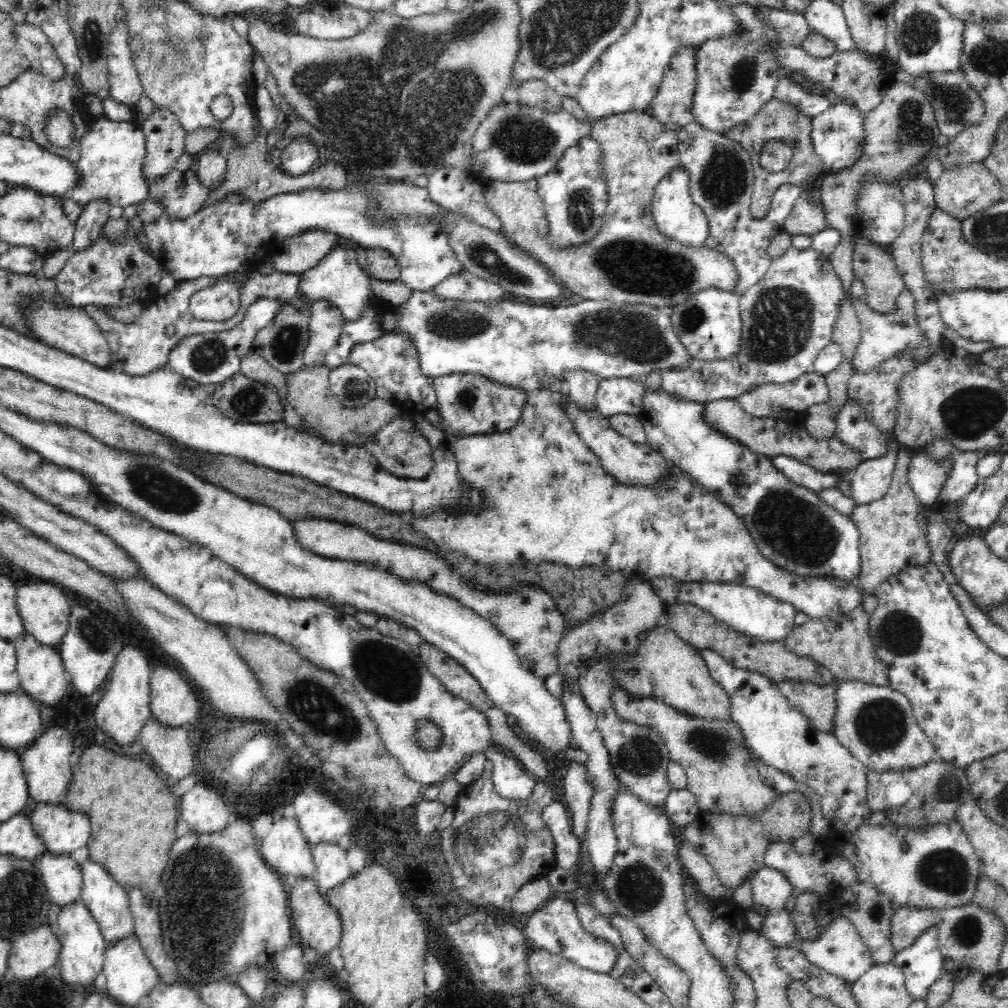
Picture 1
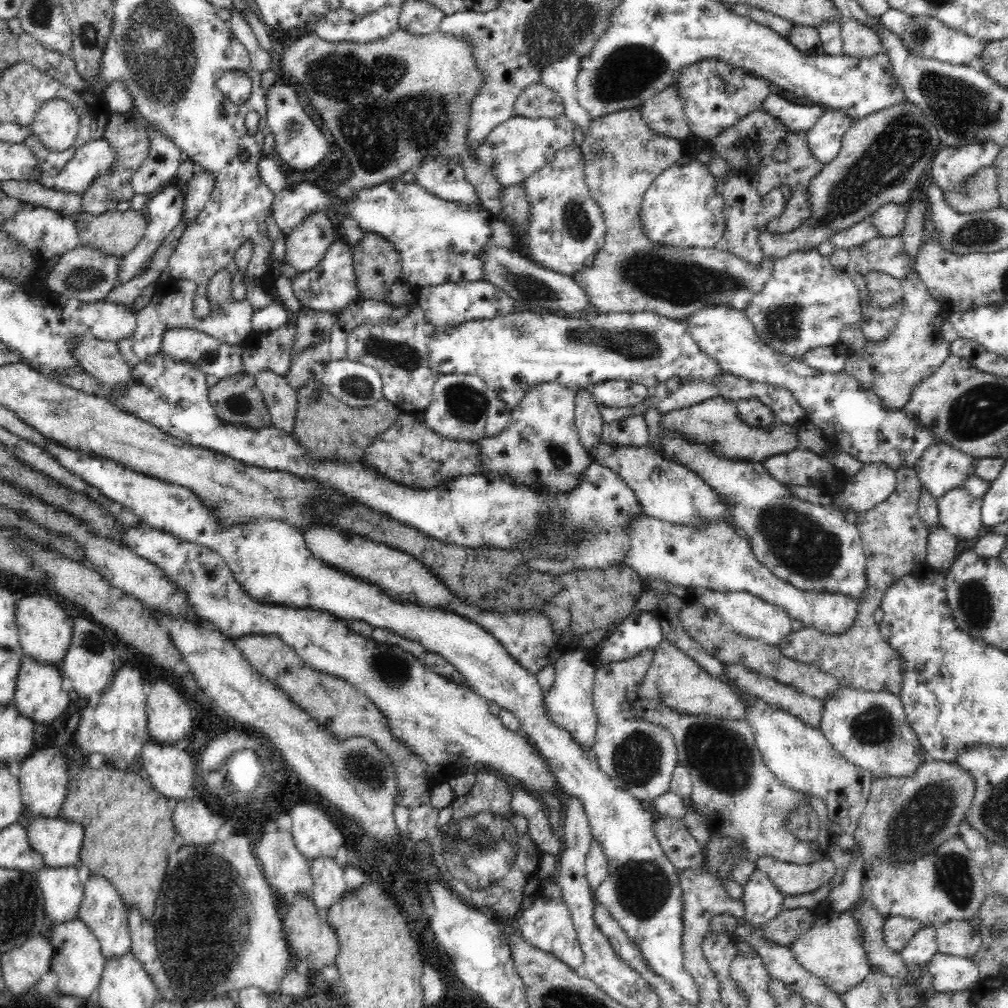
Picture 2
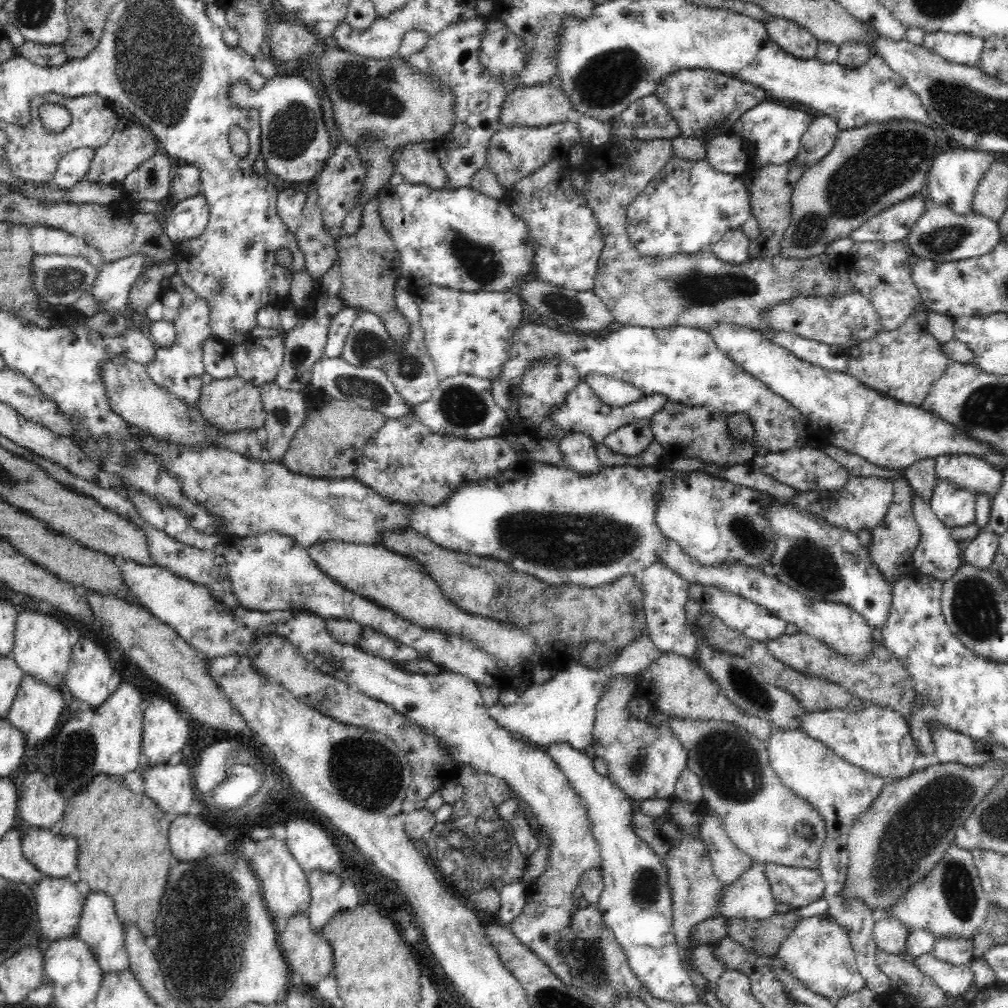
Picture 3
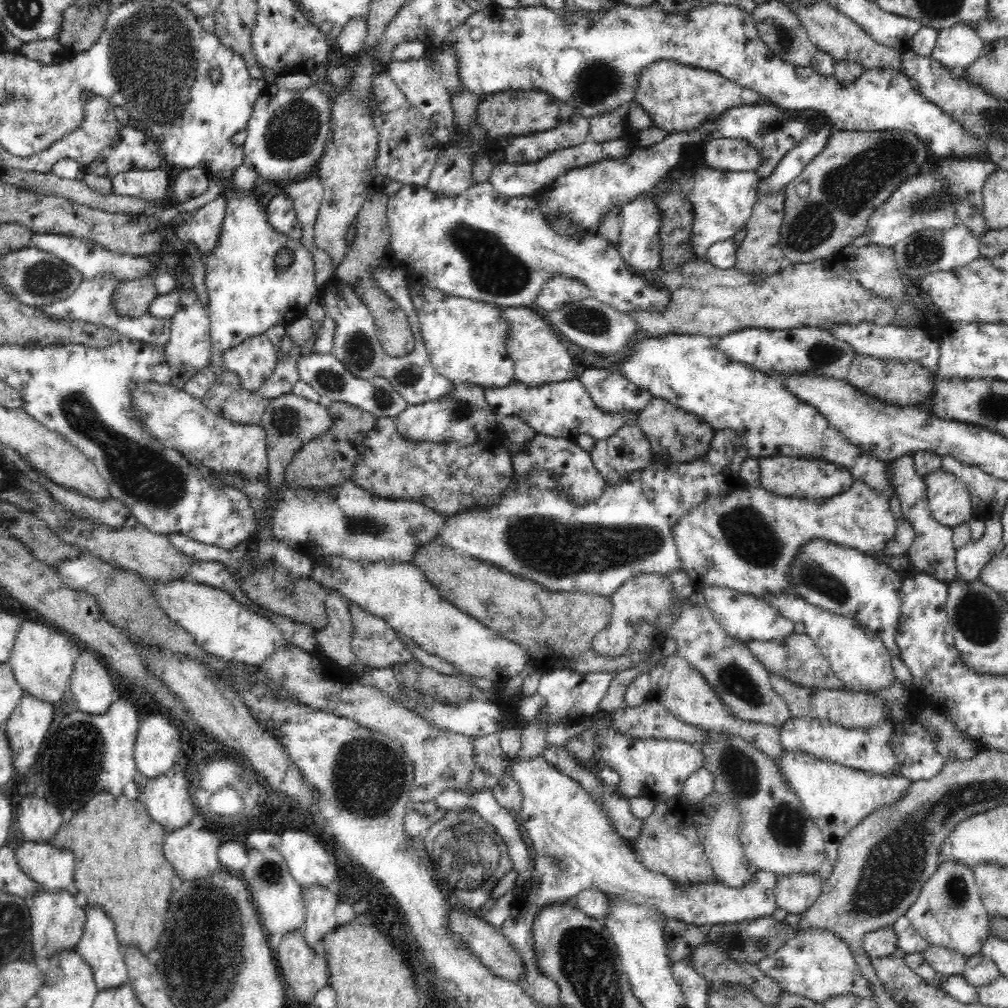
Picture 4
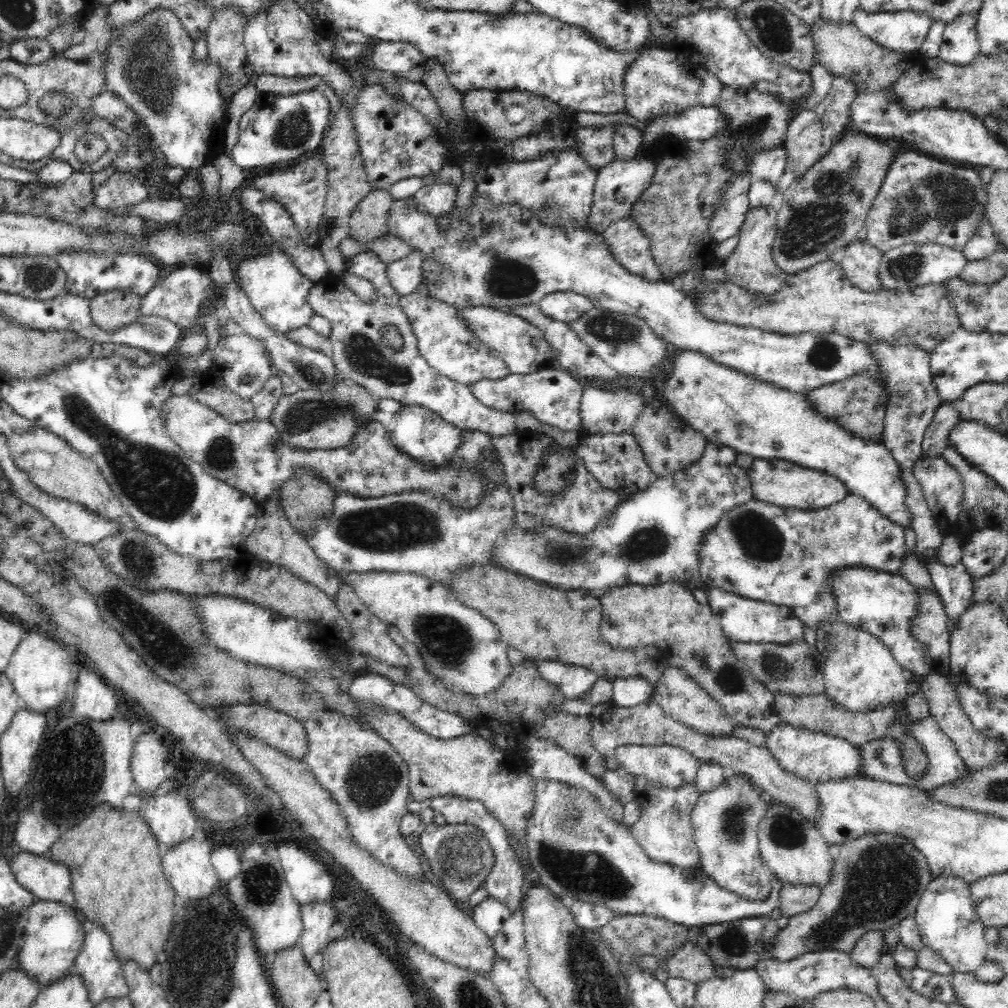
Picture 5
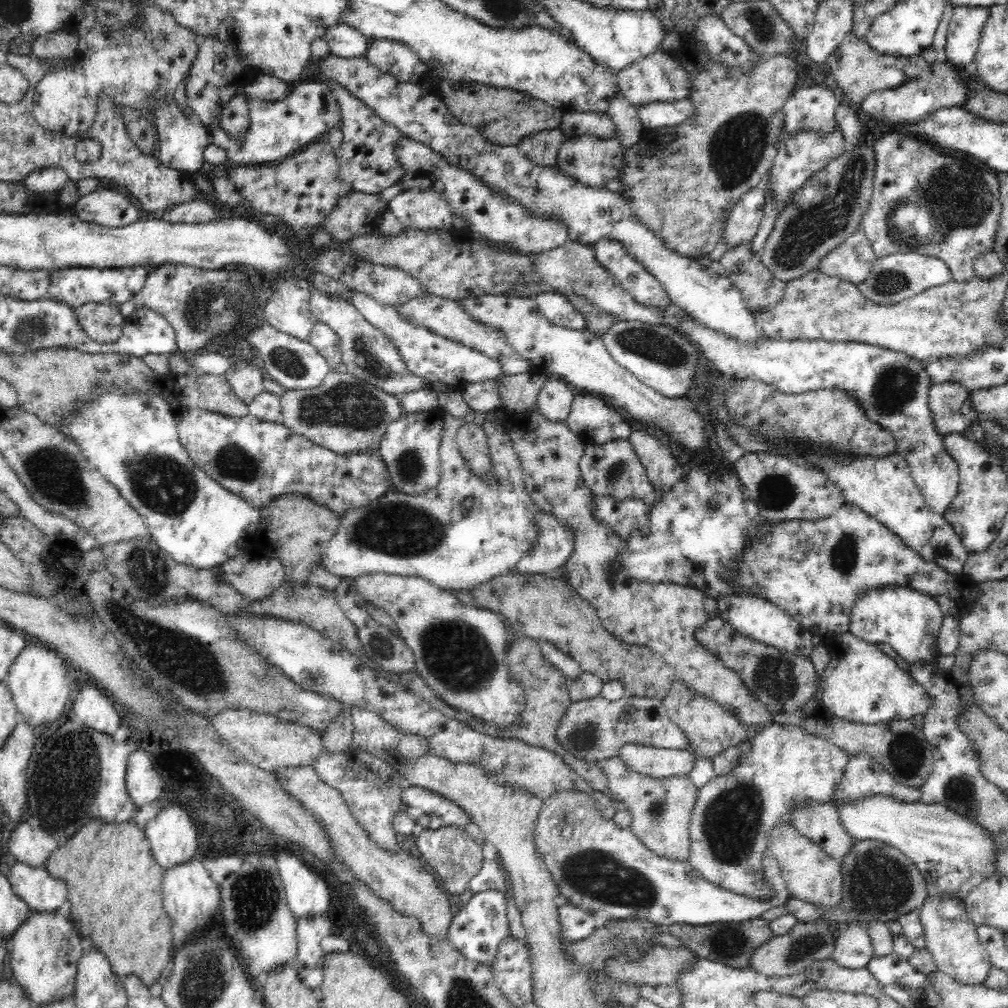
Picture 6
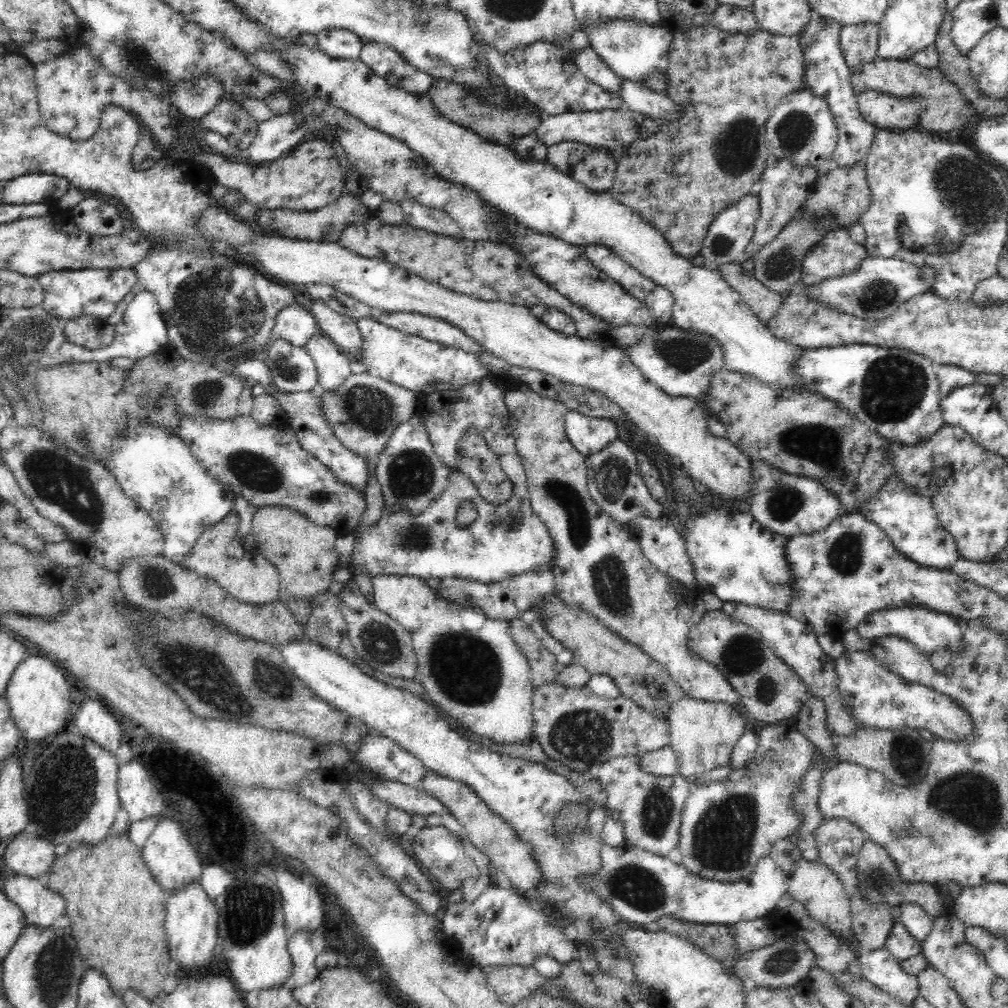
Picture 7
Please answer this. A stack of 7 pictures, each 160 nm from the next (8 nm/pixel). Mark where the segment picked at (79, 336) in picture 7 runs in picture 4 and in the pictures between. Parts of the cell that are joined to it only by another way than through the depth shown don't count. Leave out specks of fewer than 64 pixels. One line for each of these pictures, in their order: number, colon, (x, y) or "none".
4: (132, 298)
5: (111, 311)
6: (103, 323)

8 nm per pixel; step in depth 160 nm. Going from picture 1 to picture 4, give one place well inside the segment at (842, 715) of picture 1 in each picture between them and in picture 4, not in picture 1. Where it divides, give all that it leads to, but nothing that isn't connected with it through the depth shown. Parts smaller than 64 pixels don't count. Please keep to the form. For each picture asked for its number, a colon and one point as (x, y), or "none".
2: (870, 730)
3: (876, 738)
4: (865, 750)

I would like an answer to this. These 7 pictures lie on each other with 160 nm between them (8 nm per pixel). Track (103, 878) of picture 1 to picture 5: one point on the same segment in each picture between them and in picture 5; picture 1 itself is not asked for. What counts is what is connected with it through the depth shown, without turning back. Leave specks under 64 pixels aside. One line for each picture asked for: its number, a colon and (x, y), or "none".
2: (102, 910)
3: (99, 928)
4: (99, 947)
5: (102, 972)

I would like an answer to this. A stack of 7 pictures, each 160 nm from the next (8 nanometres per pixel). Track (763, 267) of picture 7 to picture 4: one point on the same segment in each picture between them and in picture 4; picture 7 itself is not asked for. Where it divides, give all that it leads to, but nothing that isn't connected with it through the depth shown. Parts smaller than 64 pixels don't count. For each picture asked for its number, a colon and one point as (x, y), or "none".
4: (829, 204)
5: (825, 209)
6: (828, 208)

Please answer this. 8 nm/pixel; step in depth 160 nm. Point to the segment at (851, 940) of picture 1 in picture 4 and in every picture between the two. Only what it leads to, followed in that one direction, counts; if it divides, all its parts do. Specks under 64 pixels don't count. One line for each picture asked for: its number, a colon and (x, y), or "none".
2: (832, 950)
3: (818, 953)
4: (817, 965)

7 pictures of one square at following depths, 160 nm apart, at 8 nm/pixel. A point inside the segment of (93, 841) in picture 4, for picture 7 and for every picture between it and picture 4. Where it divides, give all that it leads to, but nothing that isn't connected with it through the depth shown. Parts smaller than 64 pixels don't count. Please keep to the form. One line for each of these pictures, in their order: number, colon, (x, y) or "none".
5: (112, 857)
6: (113, 883)
7: (117, 910)

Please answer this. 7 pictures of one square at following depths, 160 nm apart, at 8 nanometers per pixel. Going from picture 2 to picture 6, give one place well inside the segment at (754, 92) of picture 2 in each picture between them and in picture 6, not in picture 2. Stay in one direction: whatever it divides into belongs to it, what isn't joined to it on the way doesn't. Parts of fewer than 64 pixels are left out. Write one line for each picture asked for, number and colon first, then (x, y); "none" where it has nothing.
3: (704, 103)
4: (677, 97)
5: (658, 82)
6: (659, 77)

